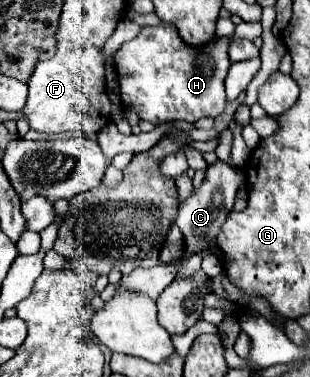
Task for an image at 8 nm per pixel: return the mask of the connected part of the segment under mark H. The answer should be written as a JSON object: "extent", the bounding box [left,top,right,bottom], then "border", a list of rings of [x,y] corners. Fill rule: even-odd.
{"extent":[115,23,261,125],"border":[[[159,23],[159,25],[145,25],[141,27],[139,35],[127,43],[121,45],[121,49],[115,53],[115,73],[119,79],[119,93],[121,93],[121,103],[125,109],[131,109],[139,115],[139,119],[157,125],[171,123],[171,121],[189,121],[195,123],[201,117],[217,117],[225,109],[225,89],[223,81],[225,75],[231,67],[227,47],[231,39],[249,39],[253,41],[255,37],[261,35],[261,23],[239,23],[229,37],[215,37],[211,43],[193,47],[187,45],[179,35],[175,25],[171,23]]]}

